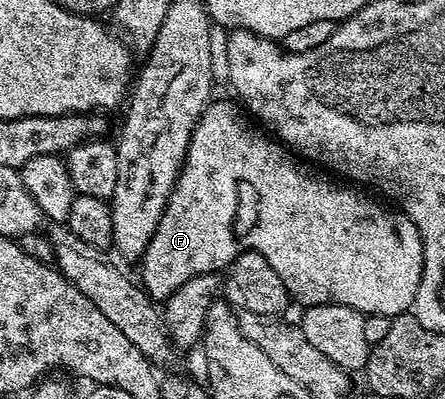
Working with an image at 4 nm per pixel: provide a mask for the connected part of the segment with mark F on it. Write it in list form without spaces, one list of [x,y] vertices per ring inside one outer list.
[[[209,101],[207,108],[201,112],[200,119],[196,122],[194,132],[190,136],[184,164],[176,178],[172,194],[168,198],[168,203],[165,205],[161,219],[158,220],[157,230],[139,259],[140,278],[138,277],[138,282],[144,293],[153,302],[163,304],[168,301],[169,296],[174,291],[182,288],[182,284],[186,284],[186,280],[194,280],[194,276],[223,271],[223,266],[224,269],[231,267],[232,262],[240,253],[253,250],[261,253],[266,258],[267,263],[281,276],[289,295],[295,301],[297,298],[300,304],[304,306],[342,304],[346,308],[354,308],[359,314],[365,316],[381,314],[391,319],[395,318],[397,314],[411,311],[416,301],[418,284],[422,280],[422,268],[424,267],[424,245],[420,239],[418,228],[414,228],[412,221],[399,209],[391,208],[392,210],[387,210],[386,207],[379,206],[374,199],[367,198],[366,195],[359,194],[356,190],[351,190],[351,188],[356,189],[351,185],[348,185],[349,187],[339,186],[336,182],[327,182],[326,179],[319,178],[316,174],[311,174],[307,170],[309,167],[299,157],[294,156],[293,151],[285,148],[275,137],[269,136],[263,129],[253,125],[249,115],[235,101],[232,101],[233,103],[216,101]]]

